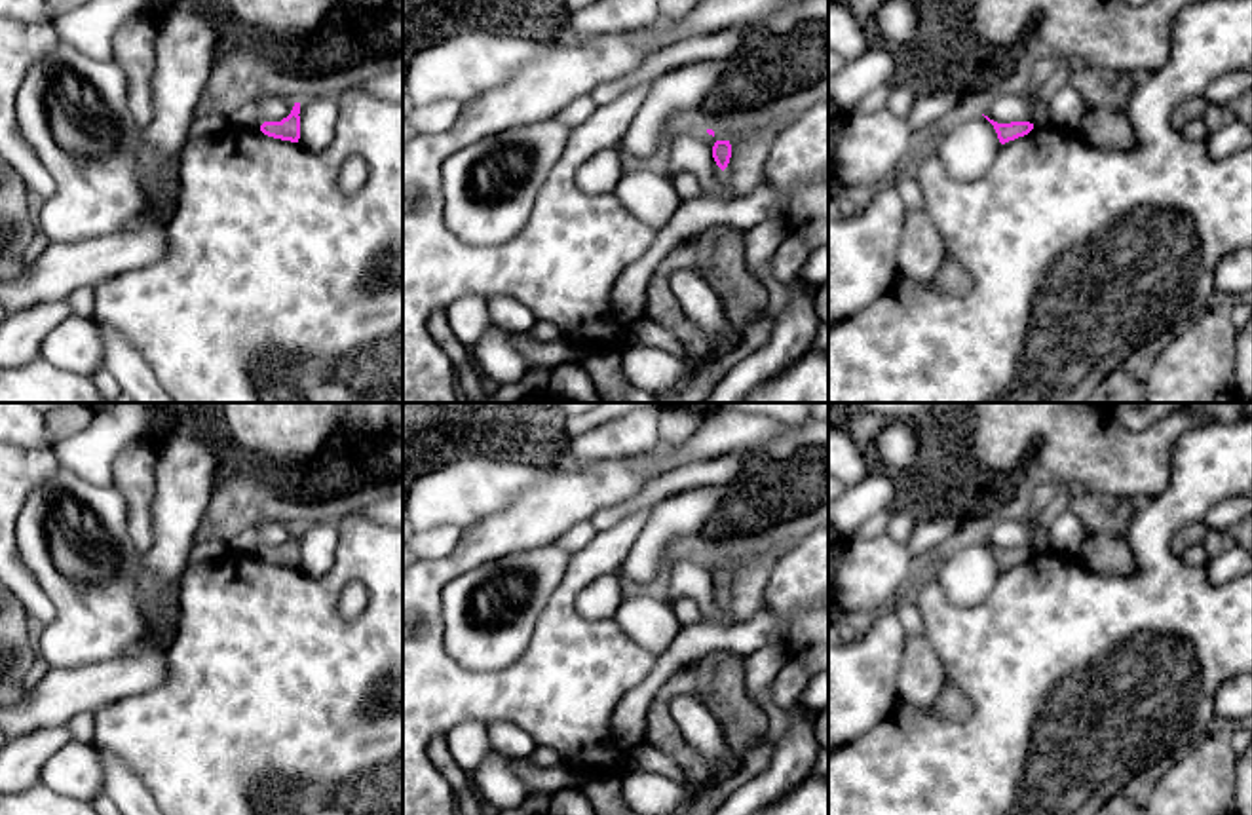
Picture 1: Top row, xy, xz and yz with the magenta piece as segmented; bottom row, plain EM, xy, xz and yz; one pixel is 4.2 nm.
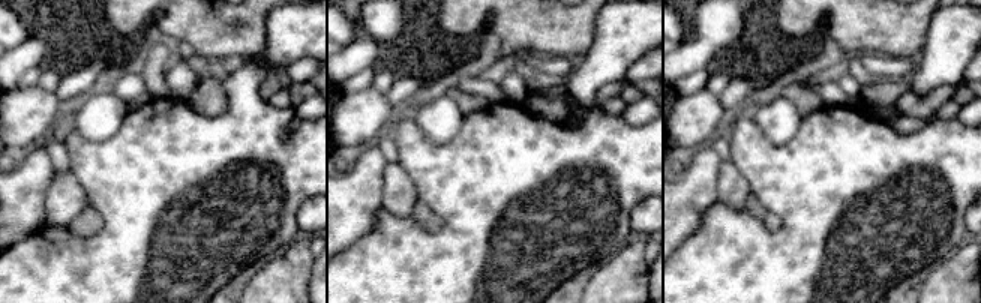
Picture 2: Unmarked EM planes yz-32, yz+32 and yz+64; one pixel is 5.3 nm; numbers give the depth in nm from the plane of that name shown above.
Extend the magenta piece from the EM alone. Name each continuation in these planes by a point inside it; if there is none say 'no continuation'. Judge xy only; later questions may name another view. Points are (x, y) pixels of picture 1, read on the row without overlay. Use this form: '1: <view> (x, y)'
no continuation

